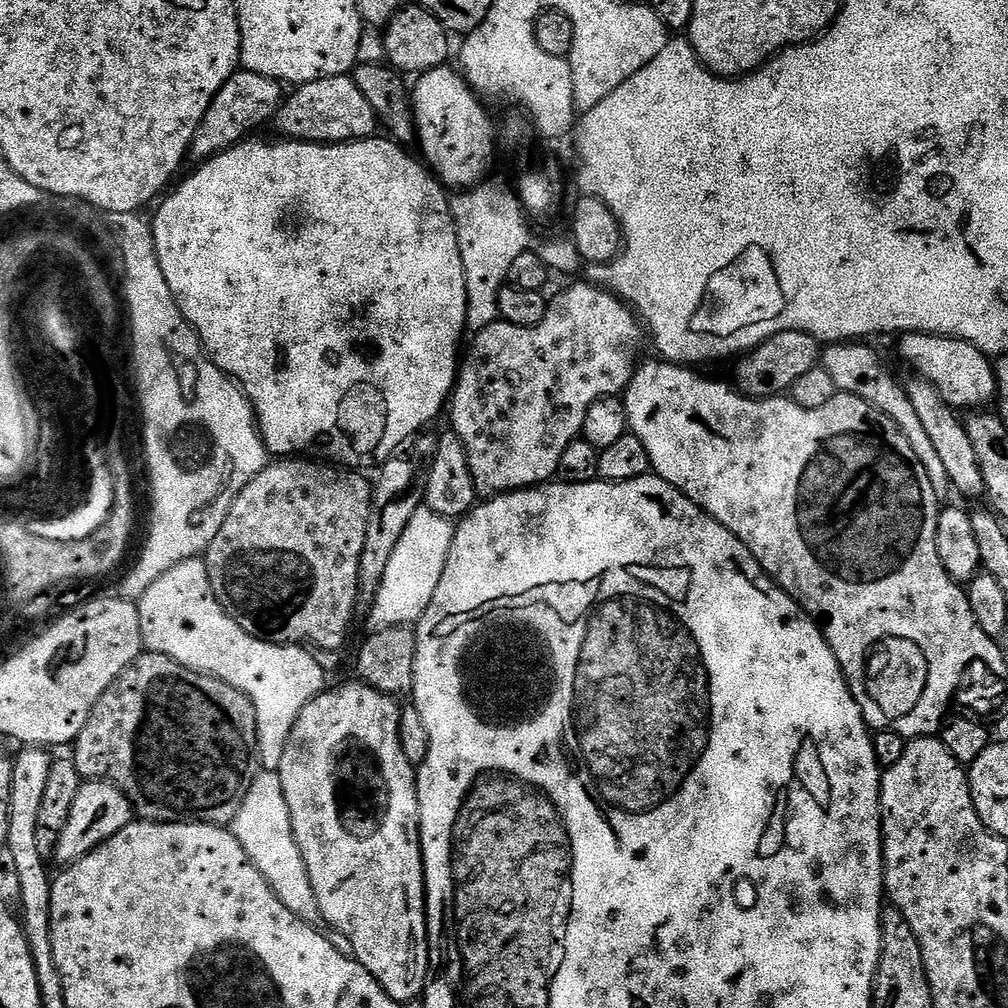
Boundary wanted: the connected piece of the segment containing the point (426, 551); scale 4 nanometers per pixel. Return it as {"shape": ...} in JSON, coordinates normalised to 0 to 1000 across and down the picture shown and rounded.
{"shape":[[[418,506],[403,522],[395,542],[391,542],[391,550],[387,550],[387,558],[383,562],[383,569],[377,574],[377,581],[371,588],[373,600],[369,607],[377,614],[376,618],[383,623],[409,621],[417,614],[427,601],[427,593],[431,593],[431,585],[435,585],[435,577],[438,573],[438,565],[442,562],[442,554],[446,550],[450,520],[443,512],[434,512],[432,508]]]}

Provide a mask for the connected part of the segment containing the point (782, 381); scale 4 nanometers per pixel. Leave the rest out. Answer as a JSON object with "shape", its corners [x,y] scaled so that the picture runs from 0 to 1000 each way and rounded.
{"shape":[[[774,329],[733,354],[729,384],[743,395],[773,394],[781,390],[800,367],[811,364],[814,353],[814,342],[806,333],[798,329]]]}

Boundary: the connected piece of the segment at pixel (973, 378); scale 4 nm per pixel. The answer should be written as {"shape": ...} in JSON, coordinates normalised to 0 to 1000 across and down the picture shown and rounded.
{"shape":[[[899,329],[892,334],[892,337],[894,355],[899,360],[905,361],[907,368],[914,369],[917,372],[914,374],[933,390],[933,394],[938,397],[941,405],[945,407],[953,407],[952,405],[972,407],[975,406],[972,405],[975,401],[980,401],[983,397],[985,400],[989,396],[990,386],[985,358],[975,349],[971,349],[962,339],[944,337],[940,333],[920,333],[917,329]]]}

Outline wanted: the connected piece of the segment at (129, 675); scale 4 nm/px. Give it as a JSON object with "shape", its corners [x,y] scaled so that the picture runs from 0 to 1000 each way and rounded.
{"shape":[[[144,646],[127,662],[117,674],[97,692],[85,720],[80,724],[78,732],[73,735],[73,753],[75,762],[80,771],[87,774],[106,774],[114,778],[120,786],[124,787],[136,811],[144,813],[154,813],[156,817],[216,817],[219,819],[229,818],[237,806],[238,798],[244,792],[252,772],[259,765],[258,741],[256,740],[256,716],[254,705],[244,688],[224,677],[220,677],[211,671],[205,671],[199,667],[188,665],[177,657],[173,657],[167,651],[156,647]]]}

